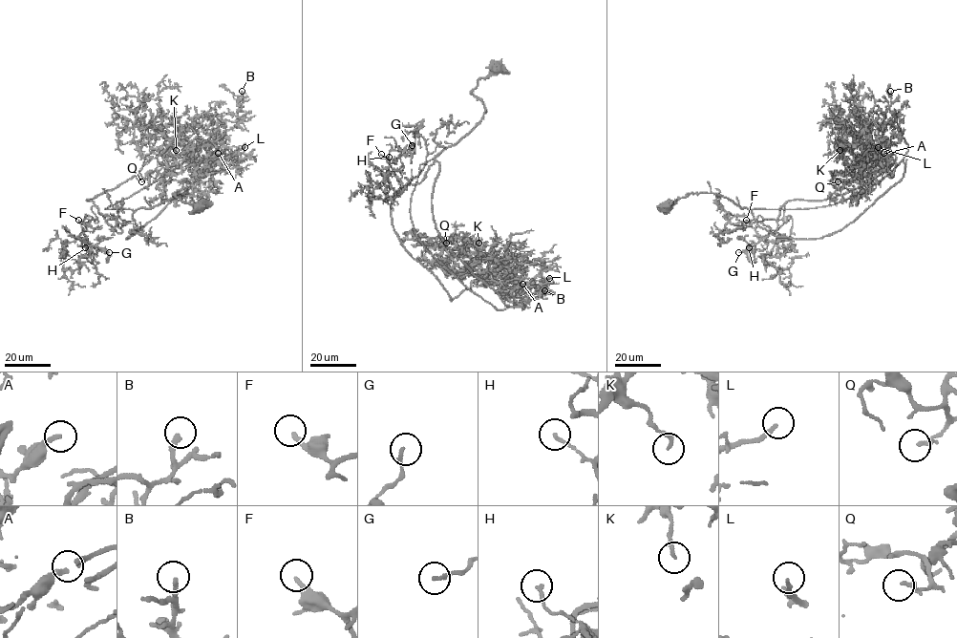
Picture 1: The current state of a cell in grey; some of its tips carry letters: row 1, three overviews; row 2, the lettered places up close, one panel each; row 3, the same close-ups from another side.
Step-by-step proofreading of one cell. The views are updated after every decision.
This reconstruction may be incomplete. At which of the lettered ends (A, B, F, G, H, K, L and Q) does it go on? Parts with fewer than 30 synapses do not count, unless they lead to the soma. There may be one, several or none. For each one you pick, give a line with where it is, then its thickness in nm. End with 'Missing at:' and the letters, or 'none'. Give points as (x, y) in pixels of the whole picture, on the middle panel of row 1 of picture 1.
A: Place: (522, 284). Thickness 220 nm
B: Place: (544, 290). Thickness 200 nm
F: Place: (381, 154). Thickness 190 nm
L: Place: (549, 278). Thickness 170 nm
Missing at: A, B, F, L

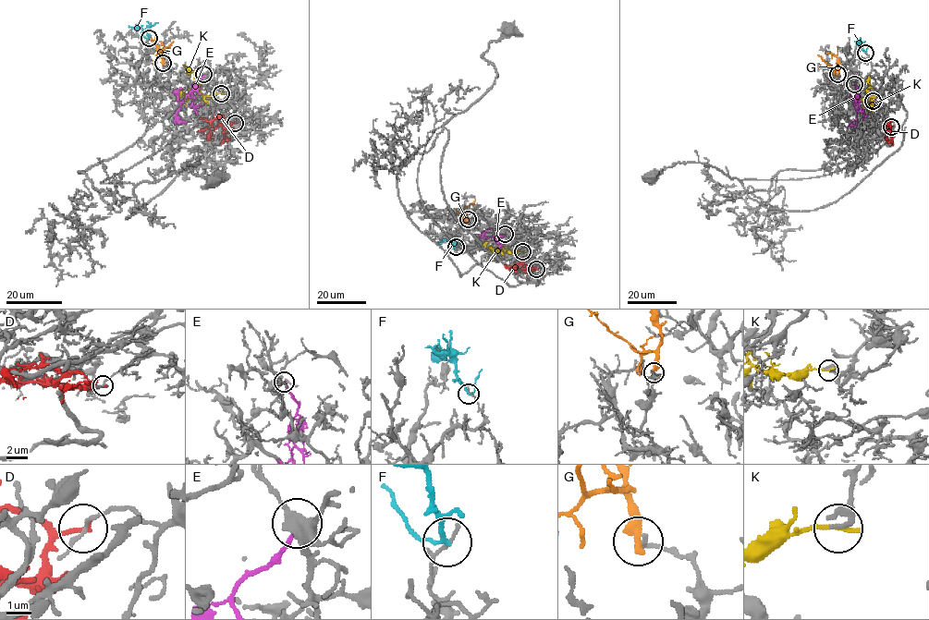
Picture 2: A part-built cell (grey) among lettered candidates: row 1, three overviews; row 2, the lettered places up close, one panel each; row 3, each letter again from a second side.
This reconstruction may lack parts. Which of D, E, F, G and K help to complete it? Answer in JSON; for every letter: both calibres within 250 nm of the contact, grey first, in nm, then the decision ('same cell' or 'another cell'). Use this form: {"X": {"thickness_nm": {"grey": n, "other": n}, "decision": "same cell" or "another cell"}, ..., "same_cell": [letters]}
{"D": {"thickness_nm": {"grey": 140, "other": 200}, "decision": "another cell"}, "E": {"thickness_nm": {"grey": 400, "other": 160}, "decision": "another cell"}, "F": {"thickness_nm": {"grey": 100, "other": 160}, "decision": "another cell"}, "G": {"thickness_nm": {"grey": 200, "other": 480}, "decision": "another cell"}, "K": {"thickness_nm": {"grey": 170, "other": 180}, "decision": "another cell"}, "same_cell": []}

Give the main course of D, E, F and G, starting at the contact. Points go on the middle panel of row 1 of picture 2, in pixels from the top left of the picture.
D: (536, 269), (517, 265), (514, 267), (519, 273)
E: (505, 234), (501, 237), (483, 238), (485, 232), (492, 227)
F: (456, 247), (445, 240), (438, 242)
G: (469, 219), (462, 216), (461, 212), (475, 199)

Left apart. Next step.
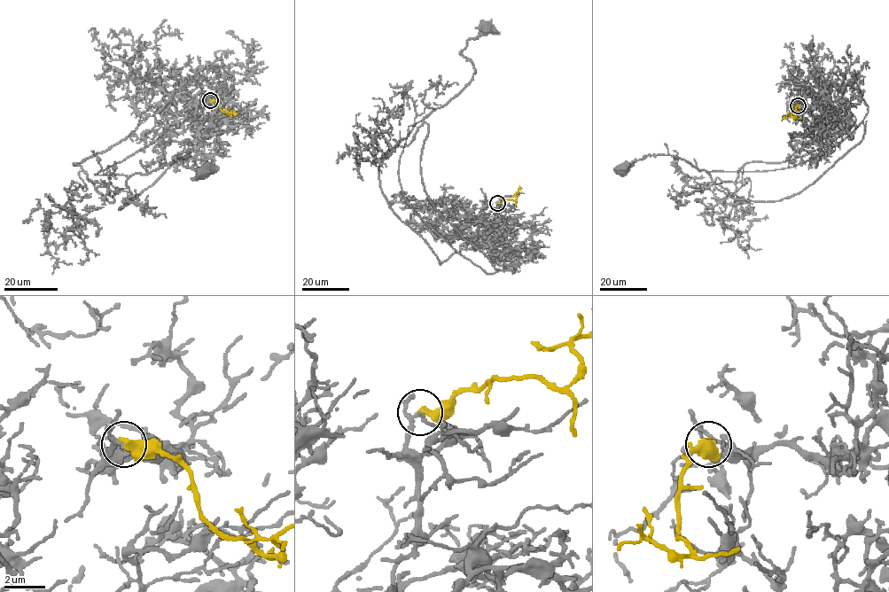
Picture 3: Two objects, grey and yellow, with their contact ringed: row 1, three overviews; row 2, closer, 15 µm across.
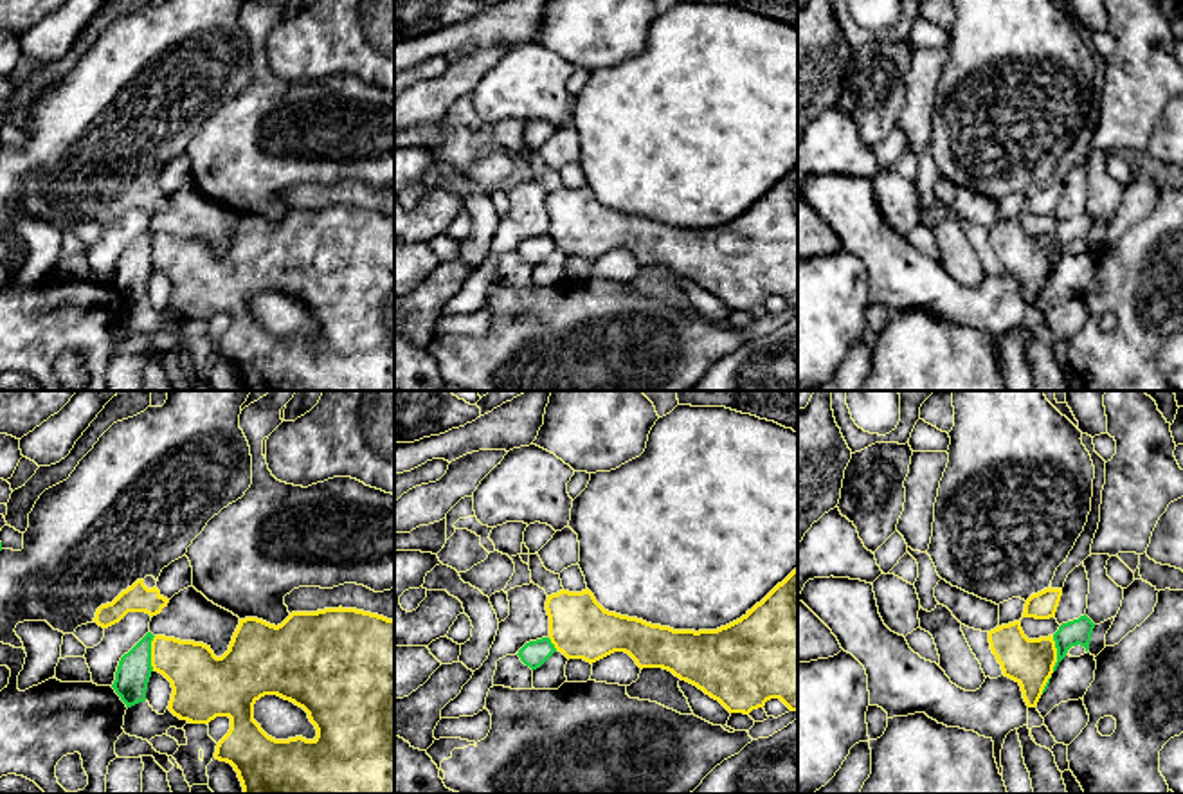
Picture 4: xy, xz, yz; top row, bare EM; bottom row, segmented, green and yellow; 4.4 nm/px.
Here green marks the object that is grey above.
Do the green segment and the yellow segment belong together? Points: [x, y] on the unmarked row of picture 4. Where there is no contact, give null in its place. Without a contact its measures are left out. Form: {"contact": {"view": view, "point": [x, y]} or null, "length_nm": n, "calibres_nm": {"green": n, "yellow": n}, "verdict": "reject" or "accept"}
{"contact": {"view": "xy", "point": [150, 251]}, "length_nm": 160, "calibres_nm": {"green": 150, "yellow": 260}, "verdict": "reject"}

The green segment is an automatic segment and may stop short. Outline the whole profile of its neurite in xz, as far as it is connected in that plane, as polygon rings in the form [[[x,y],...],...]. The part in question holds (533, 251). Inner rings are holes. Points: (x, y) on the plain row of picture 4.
[[[542,234],[537,238],[526,239],[519,247],[520,257],[529,263],[531,266],[540,265],[553,250],[556,248],[555,241],[551,239],[549,234]]]

